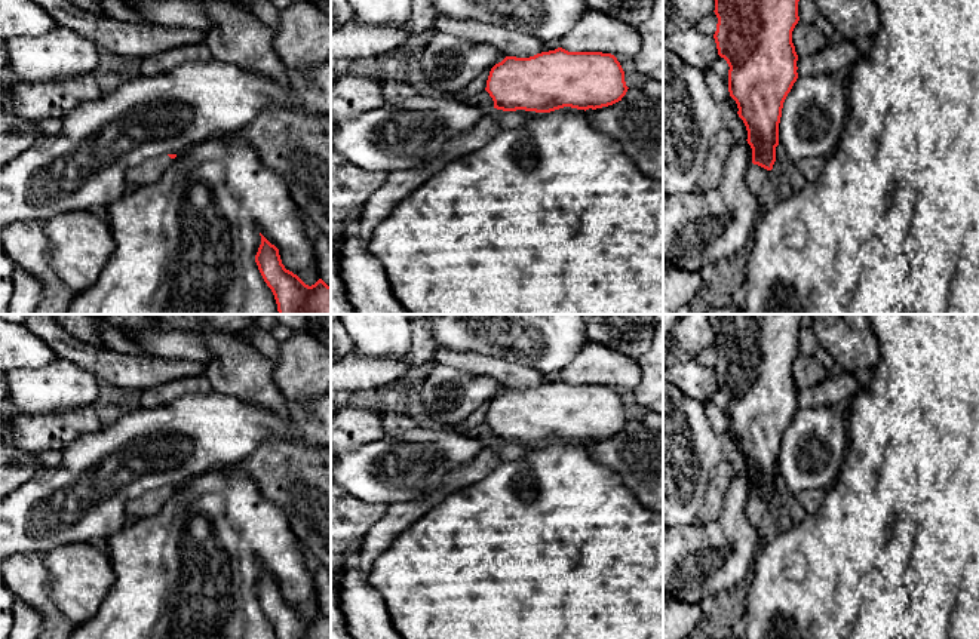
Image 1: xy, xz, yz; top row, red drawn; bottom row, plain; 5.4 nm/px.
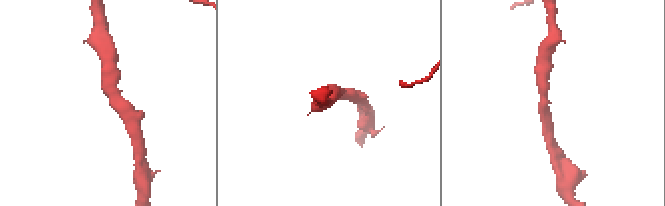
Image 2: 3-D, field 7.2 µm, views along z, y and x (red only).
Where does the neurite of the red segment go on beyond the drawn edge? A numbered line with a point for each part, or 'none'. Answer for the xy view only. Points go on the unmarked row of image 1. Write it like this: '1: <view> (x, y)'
1: xy (147, 504)

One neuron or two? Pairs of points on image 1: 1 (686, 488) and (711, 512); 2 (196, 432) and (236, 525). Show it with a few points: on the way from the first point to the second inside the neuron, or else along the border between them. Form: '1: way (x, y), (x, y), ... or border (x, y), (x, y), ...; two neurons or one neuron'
1: border (714, 470), (705, 492), (705, 501), (693, 524); two neurons
2: border (239, 463), (230, 467), (211, 469), (180, 484); two neurons

